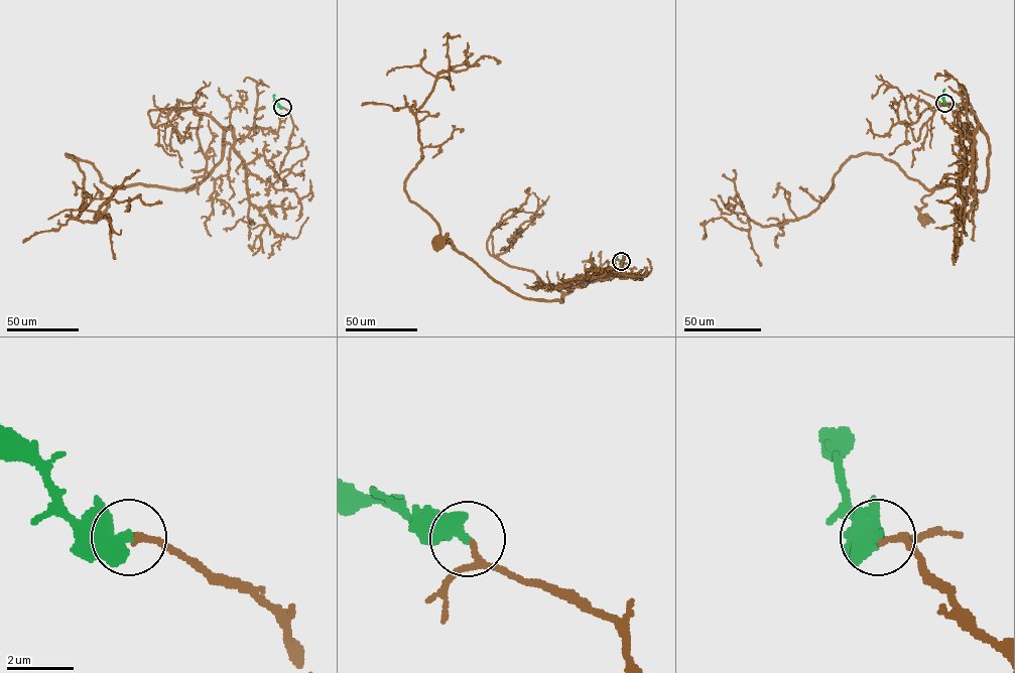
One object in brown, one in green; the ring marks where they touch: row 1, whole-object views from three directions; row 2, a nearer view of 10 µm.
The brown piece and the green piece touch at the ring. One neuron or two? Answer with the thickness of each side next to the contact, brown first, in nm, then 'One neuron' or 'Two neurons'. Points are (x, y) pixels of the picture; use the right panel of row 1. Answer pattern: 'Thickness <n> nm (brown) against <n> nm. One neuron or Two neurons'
Thickness 150 nm (brown) against 320 nm. Two neurons

